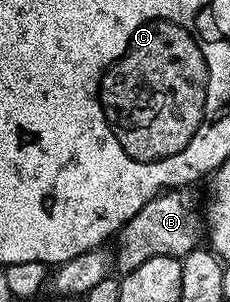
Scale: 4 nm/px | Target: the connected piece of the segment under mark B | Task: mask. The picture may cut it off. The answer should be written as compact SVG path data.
M170 189L157 195L131 221L121 228L116 236L115 267L121 273L139 269L143 261L151 261L151 257L175 257L184 259L191 252L198 250L203 239L203 219L199 214L199 203L193 200L192 190Z

